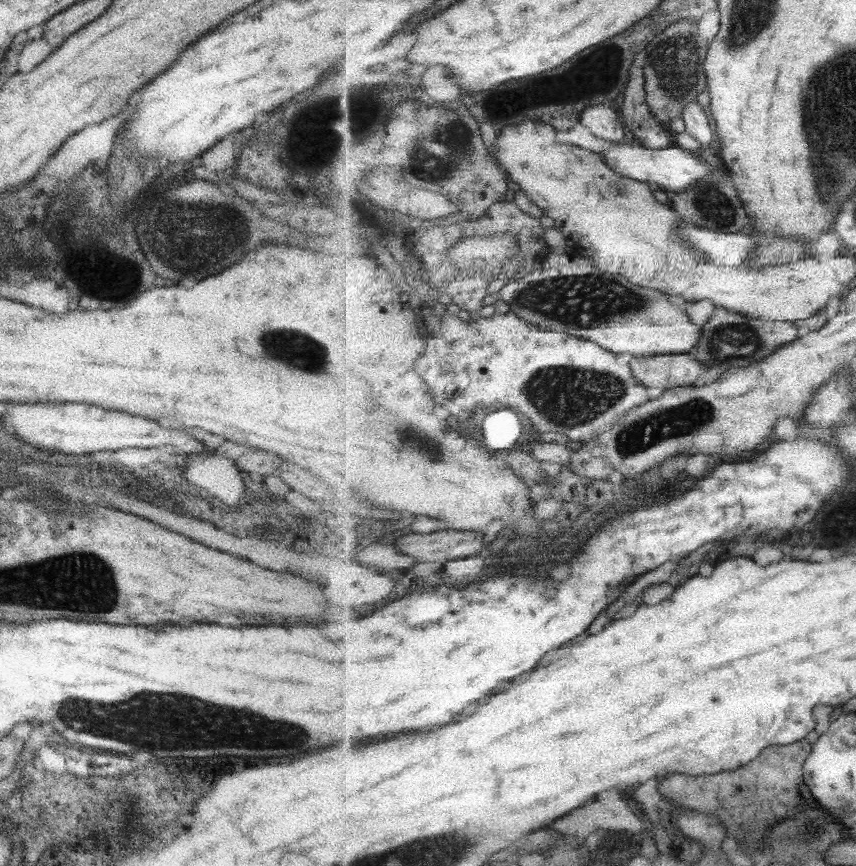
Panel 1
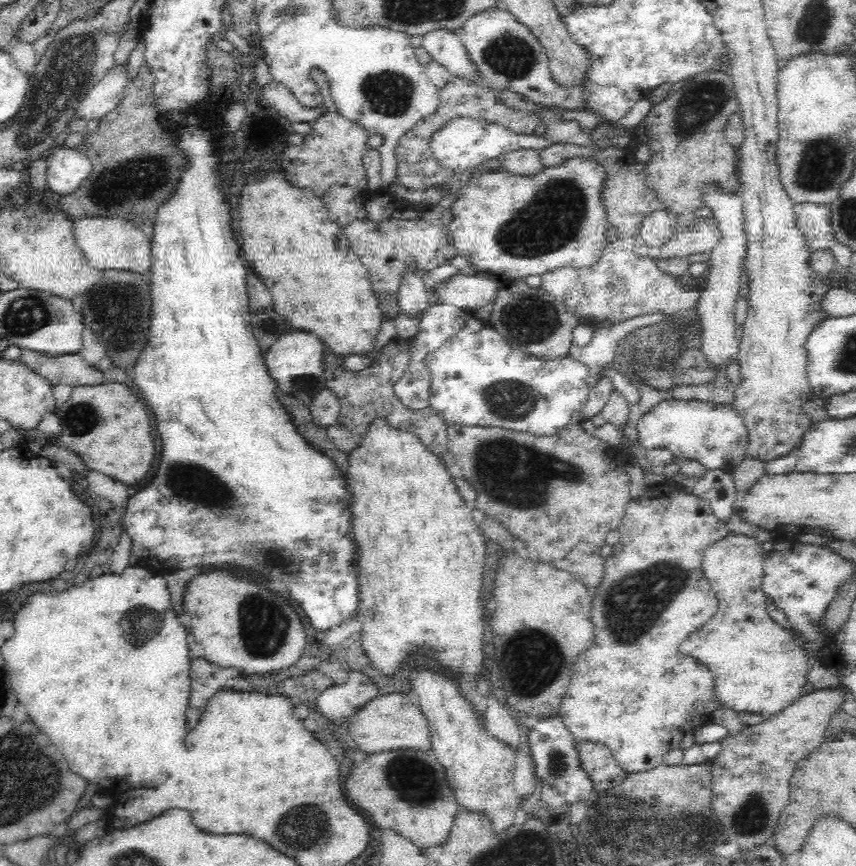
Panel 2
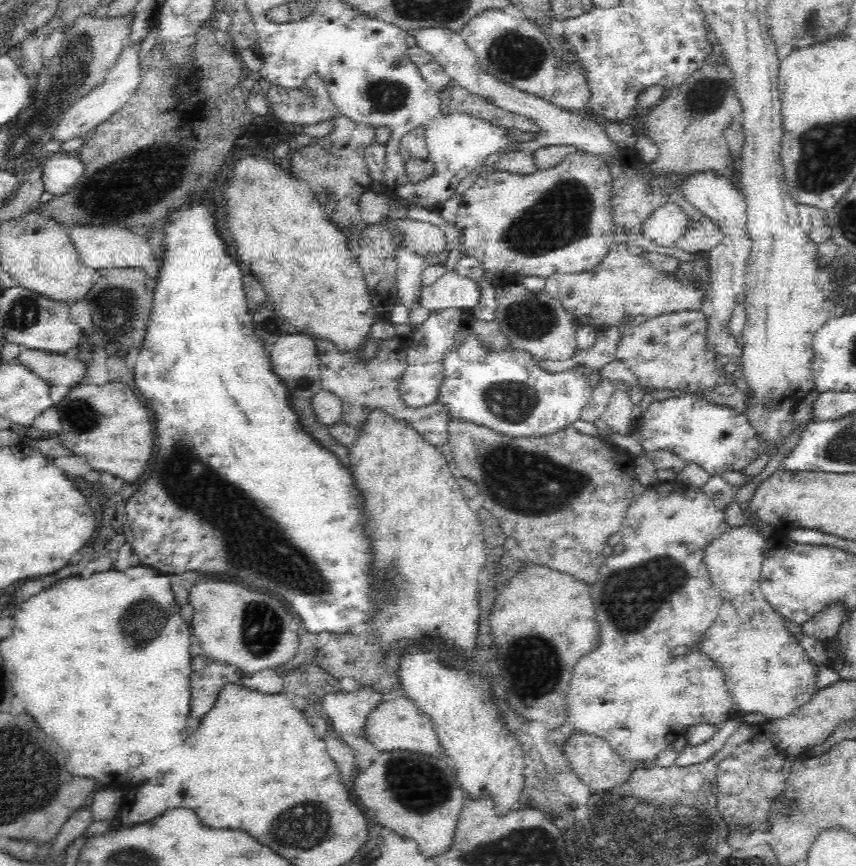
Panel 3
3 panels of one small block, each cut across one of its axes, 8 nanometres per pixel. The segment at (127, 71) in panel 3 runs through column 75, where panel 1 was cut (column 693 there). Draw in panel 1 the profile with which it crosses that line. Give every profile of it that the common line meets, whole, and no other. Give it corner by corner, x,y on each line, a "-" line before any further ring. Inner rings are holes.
697,101
685,104
682,118
686,122
686,132
696,139
702,147
707,148
715,140
715,125
706,108
702,108

